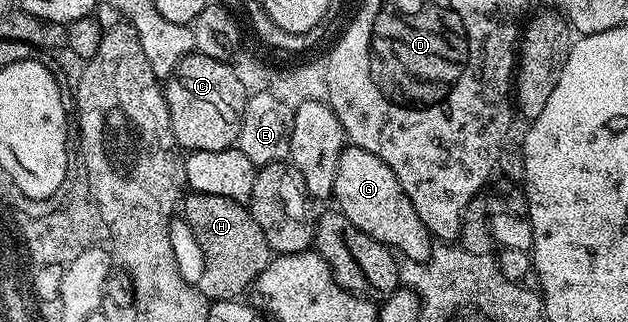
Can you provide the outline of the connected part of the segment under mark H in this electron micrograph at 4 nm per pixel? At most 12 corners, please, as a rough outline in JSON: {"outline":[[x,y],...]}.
{"outline":[[187,192],[180,217],[211,302],[241,298],[272,260],[241,201]]}

